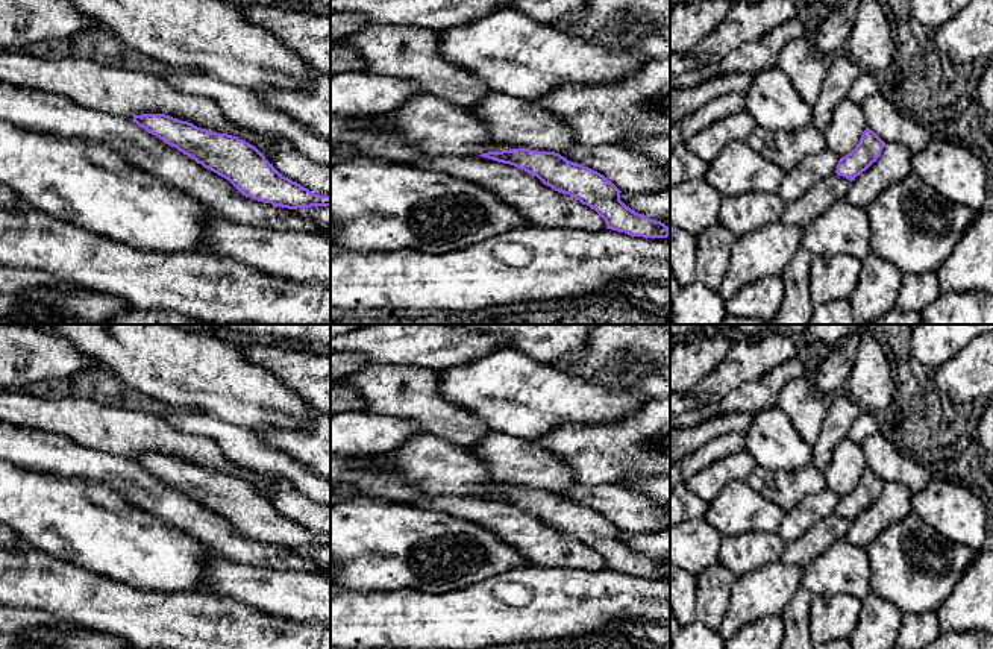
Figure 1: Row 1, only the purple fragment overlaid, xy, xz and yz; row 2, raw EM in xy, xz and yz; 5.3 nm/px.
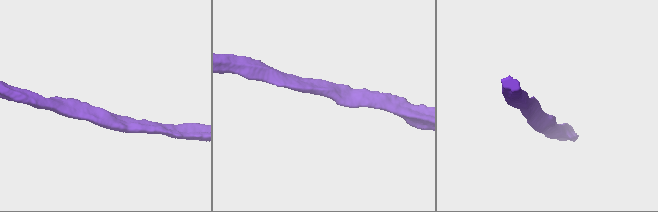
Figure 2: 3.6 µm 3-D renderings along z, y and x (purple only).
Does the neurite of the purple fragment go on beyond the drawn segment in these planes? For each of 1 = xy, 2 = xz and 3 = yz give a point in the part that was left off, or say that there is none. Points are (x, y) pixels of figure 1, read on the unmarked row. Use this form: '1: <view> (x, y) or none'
1: none
2: none
3: none

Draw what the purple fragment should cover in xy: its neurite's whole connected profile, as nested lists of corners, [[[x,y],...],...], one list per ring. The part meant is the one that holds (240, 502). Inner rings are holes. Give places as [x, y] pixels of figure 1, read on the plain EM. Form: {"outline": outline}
{"outline": [[[141,453],[132,461],[227,519],[246,537],[288,549],[330,546],[330,535],[314,534],[282,516],[255,485],[238,476],[209,472],[165,453]]]}

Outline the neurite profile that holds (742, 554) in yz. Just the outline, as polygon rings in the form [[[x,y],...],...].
[[[778,532],[723,535],[719,549],[719,563],[735,576],[743,576],[781,560],[784,549],[785,541]]]

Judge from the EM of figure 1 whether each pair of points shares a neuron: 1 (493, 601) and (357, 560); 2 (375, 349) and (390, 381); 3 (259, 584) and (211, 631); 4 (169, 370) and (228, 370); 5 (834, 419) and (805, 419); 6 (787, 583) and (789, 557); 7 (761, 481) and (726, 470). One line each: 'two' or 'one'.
1: two
2: two
3: two
4: one
5: two
6: two
7: two

